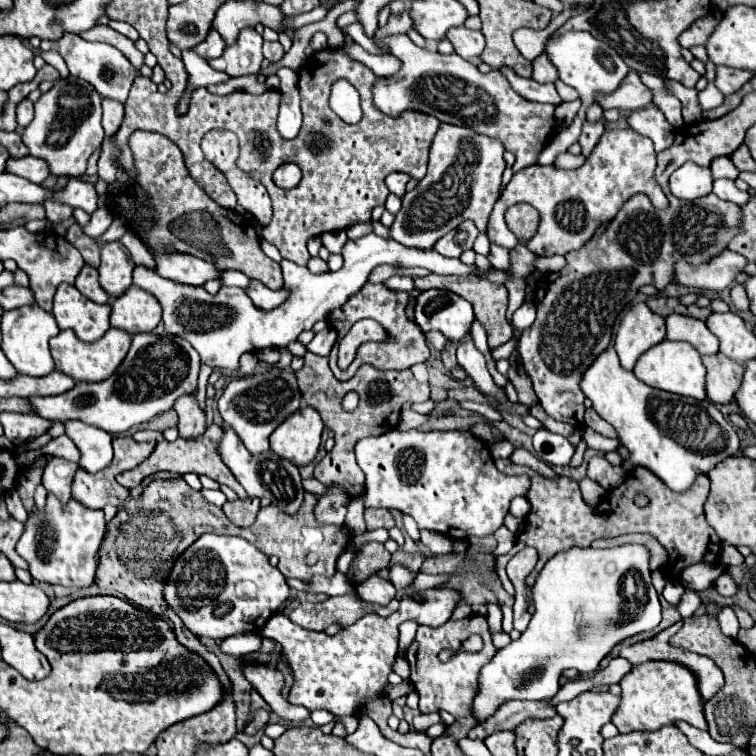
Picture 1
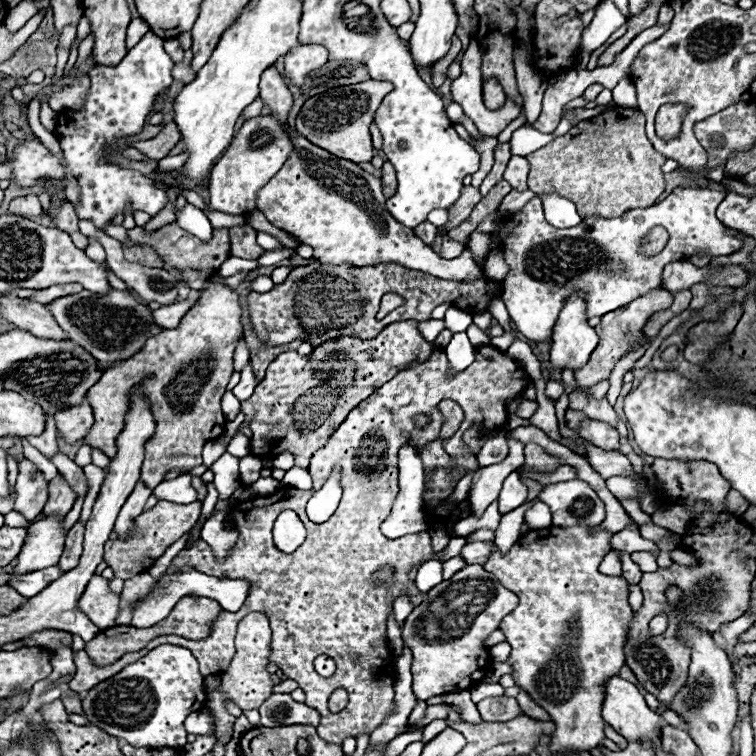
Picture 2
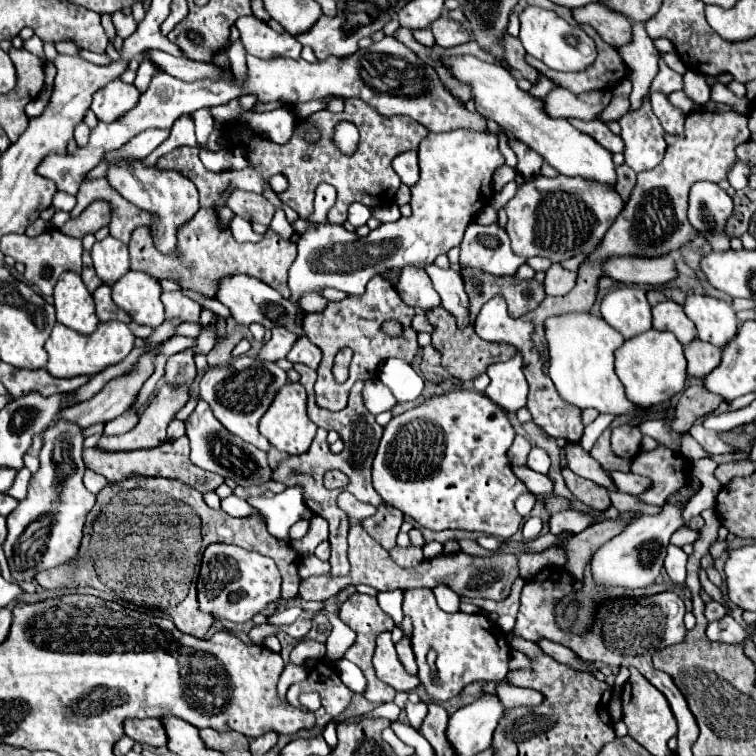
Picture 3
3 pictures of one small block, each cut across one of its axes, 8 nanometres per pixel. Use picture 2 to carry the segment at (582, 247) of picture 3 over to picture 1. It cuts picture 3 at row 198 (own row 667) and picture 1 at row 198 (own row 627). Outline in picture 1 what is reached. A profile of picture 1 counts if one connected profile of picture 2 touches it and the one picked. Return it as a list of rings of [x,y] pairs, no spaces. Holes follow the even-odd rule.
[[[630,128],[606,130],[582,168],[564,170],[564,168],[556,168],[554,164],[548,166],[532,164],[518,170],[508,182],[508,186],[504,188],[500,200],[494,204],[486,234],[490,242],[502,248],[508,250],[516,248],[520,240],[506,226],[504,212],[512,204],[526,202],[534,206],[540,214],[538,230],[526,242],[530,252],[538,256],[542,254],[554,256],[554,254],[566,254],[570,250],[578,250],[592,238],[594,230],[600,224],[612,222],[616,214],[616,202],[628,200],[628,186],[634,186],[634,194],[636,192],[648,194],[654,208],[664,208],[668,204],[668,198],[664,196],[662,188],[658,186],[658,182],[654,182],[654,168],[656,168],[656,156],[650,138],[642,138],[640,134],[634,134],[634,130]]]

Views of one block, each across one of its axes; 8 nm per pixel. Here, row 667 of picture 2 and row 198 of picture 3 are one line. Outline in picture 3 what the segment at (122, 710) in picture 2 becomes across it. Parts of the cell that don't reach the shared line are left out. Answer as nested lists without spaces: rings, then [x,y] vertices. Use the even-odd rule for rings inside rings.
[[[138,160],[112,162],[106,174],[108,182],[132,204],[144,208],[156,216],[152,228],[154,244],[162,254],[176,254],[176,230],[198,212],[198,190],[176,170],[156,170],[154,166],[142,166]]]

